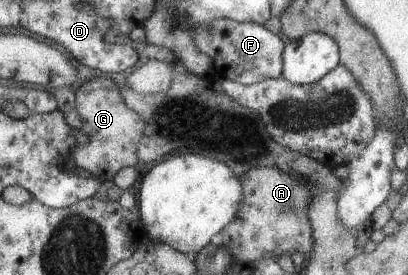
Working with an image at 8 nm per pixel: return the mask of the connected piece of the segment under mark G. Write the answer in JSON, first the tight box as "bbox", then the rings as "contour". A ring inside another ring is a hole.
{"bbox":[69,76,143,181],"contour":[[[95,76],[86,80],[75,92],[75,107],[82,122],[80,130],[88,139],[84,145],[73,146],[73,152],[69,154],[76,168],[110,181],[122,168],[132,168],[137,164],[143,122],[139,114],[126,107],[120,89],[110,77]]]}

